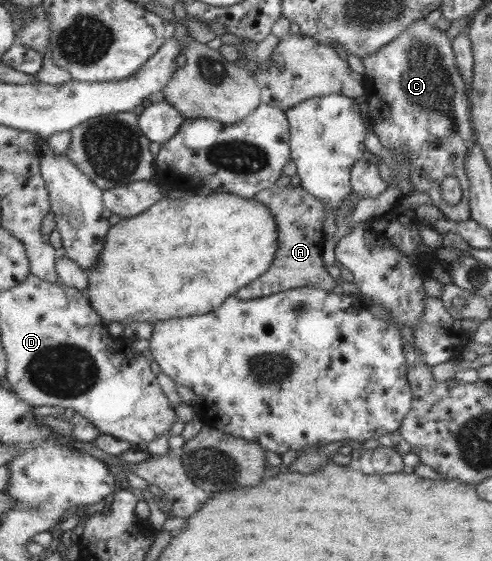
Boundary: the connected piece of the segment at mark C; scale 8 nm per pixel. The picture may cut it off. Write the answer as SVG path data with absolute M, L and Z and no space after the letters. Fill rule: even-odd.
M421 18L421 20L413 22L413 24L409 24L409 26L403 29L392 41L380 46L375 53L364 56L361 59L361 62L364 70L364 74L361 77L365 95L364 102L367 104L368 108L368 122L372 126L372 130L375 133L375 136L378 138L378 141L381 143L381 146L390 151L396 150L396 152L402 152L404 156L408 156L408 158L410 158L410 183L412 184L412 188L414 188L414 190L417 192L425 192L425 194L428 194L430 200L429 203L436 206L442 212L445 219L449 219L454 222L467 221L467 219L469 219L470 210L468 207L468 180L464 169L464 156L472 147L472 144L474 144L474 136L472 134L468 118L469 104L465 94L466 86L463 84L463 79L457 70L452 46L450 45L448 36L445 34L445 32L433 28L431 25L425 22L424 18ZM431 138L435 138L436 145L431 145ZM446 176L453 176L453 178L456 178L462 192L459 203L452 206L447 205L447 203L441 199L441 195L439 195L439 183Z

